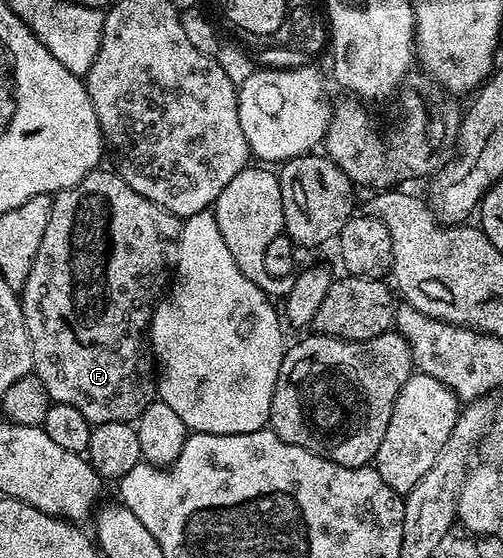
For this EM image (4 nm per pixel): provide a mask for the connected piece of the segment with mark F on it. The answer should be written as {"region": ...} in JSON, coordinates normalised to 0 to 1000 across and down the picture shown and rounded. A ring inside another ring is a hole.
{"region":[[[191,305],[179,308],[153,333],[115,346],[101,360],[97,405],[89,405],[89,427],[82,427],[82,443],[74,446],[74,462],[66,462],[66,484],[58,484],[58,498],[50,498],[50,513],[42,525],[46,568],[54,597],[62,608],[62,649],[66,670],[82,677],[89,699],[103,719],[129,728],[145,728],[161,735],[183,763],[209,756],[268,756],[276,746],[300,726],[312,710],[312,674],[304,665],[304,633],[296,615],[296,590],[300,565],[308,559],[308,547],[316,543],[344,495],[348,448],[356,435],[358,389],[328,378],[320,369],[296,362],[264,333],[256,333],[227,305]]]}

